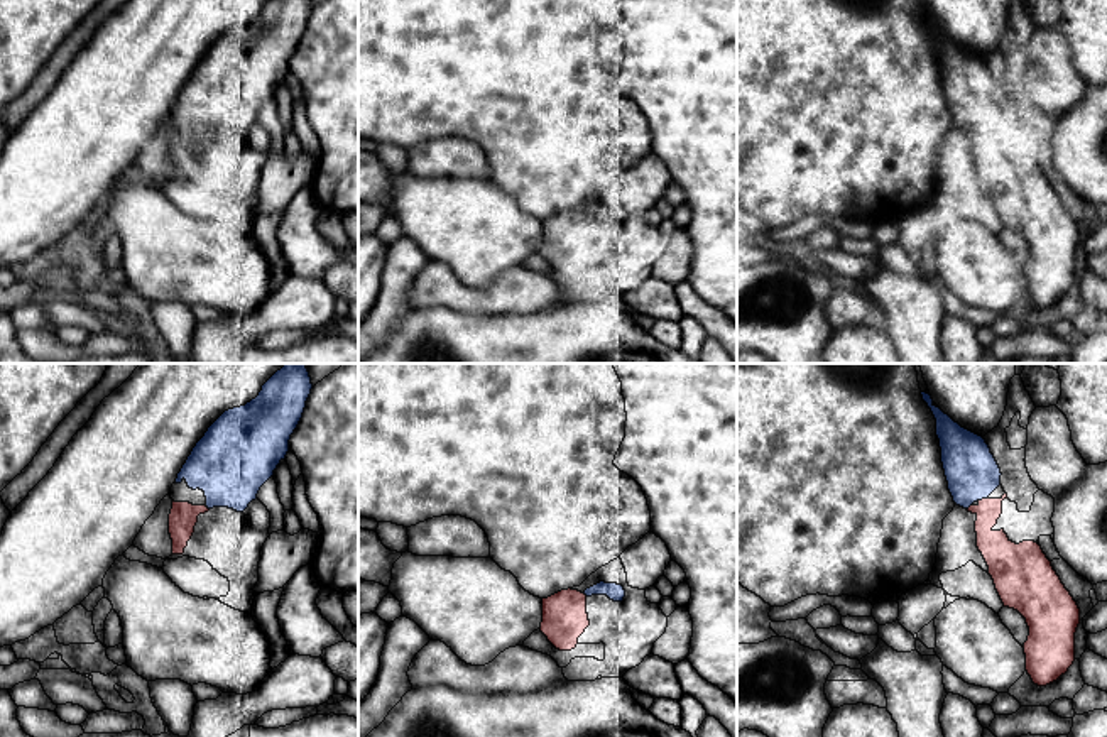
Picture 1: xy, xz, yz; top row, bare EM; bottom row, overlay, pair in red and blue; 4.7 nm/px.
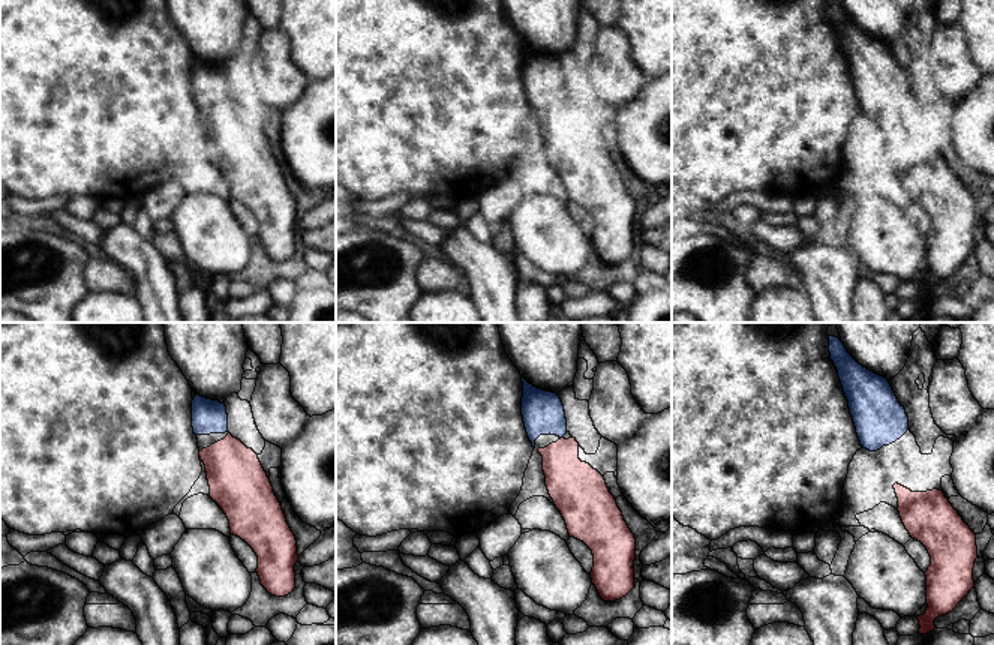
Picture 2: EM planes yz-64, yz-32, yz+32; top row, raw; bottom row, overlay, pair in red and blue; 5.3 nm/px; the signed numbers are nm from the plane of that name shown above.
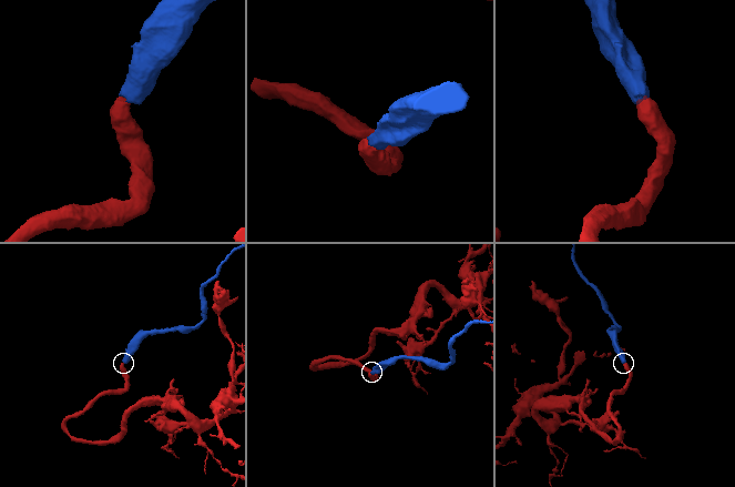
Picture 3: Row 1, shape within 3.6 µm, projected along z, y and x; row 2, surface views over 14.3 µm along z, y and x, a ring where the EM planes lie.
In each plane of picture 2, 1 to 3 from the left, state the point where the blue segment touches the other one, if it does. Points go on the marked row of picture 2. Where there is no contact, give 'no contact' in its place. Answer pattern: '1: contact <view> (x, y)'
1: no contact
2: no contact
3: no contact

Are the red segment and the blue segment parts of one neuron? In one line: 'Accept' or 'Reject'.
Accept

